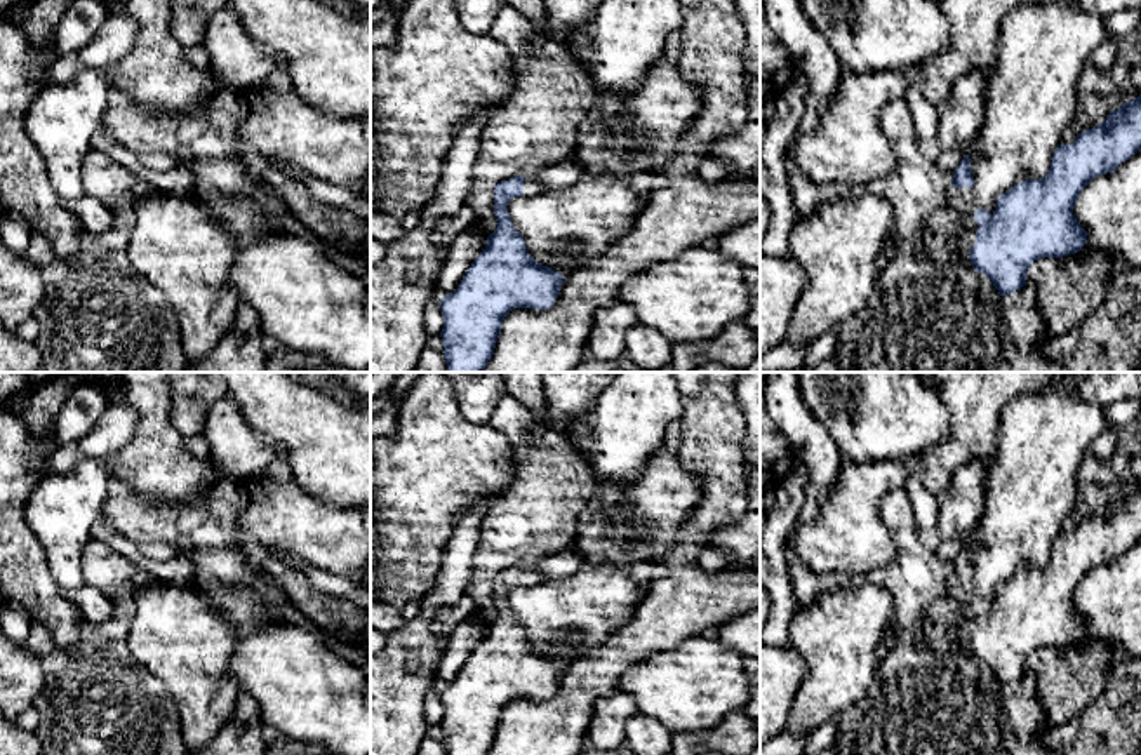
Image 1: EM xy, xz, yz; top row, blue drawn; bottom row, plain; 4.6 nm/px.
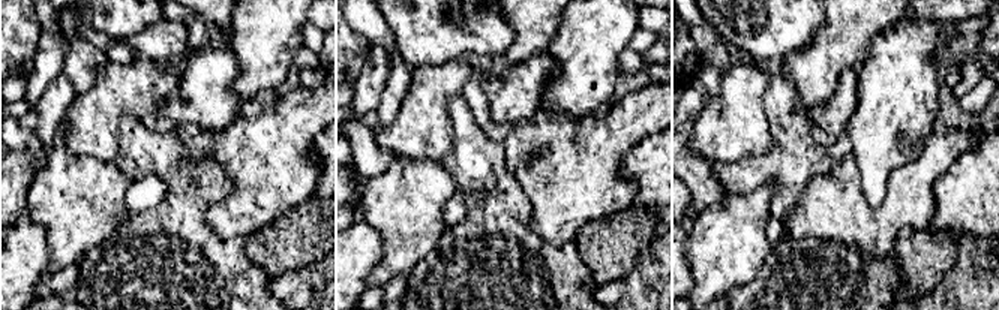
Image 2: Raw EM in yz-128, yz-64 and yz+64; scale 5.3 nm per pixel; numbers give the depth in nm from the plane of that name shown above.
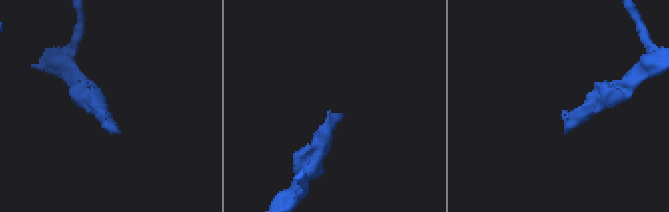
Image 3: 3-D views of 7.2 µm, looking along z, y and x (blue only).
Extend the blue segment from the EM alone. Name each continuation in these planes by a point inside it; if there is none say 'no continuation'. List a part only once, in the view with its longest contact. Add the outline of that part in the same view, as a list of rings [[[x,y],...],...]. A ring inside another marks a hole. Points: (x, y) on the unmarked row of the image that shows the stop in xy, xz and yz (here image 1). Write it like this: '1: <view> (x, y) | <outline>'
1: yz (934, 634) | [[[951,578],[948,595],[955,597],[969,611],[969,618],[955,628],[950,628],[943,618],[925,619],[917,630],[915,644],[932,652],[972,658],[969,638],[974,637],[976,621],[979,619],[974,611],[974,602],[979,598],[974,588],[974,578]]]

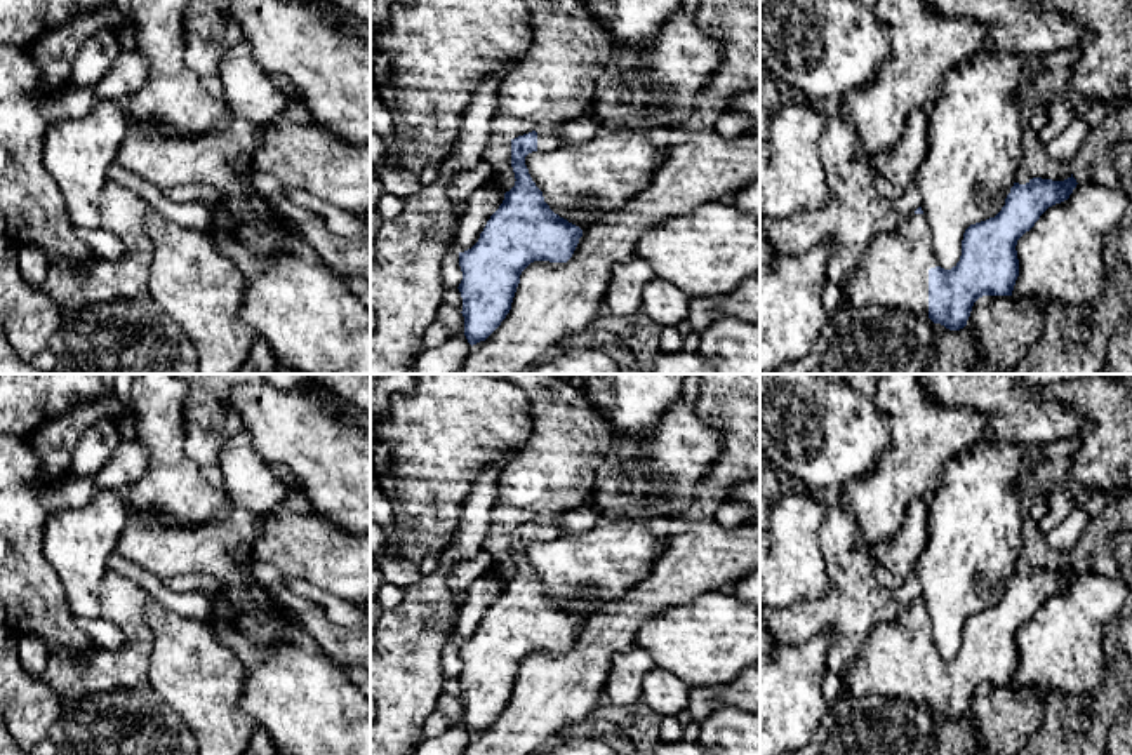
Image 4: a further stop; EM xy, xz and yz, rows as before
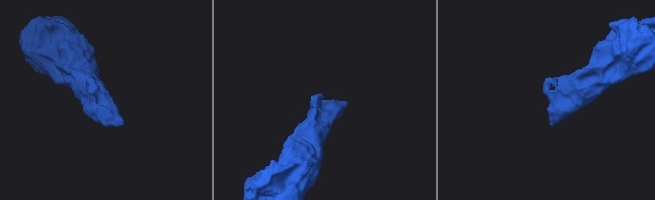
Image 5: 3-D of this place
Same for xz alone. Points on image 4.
1: xz (548, 527) | [[[543,515],[537,522],[537,541],[551,541],[563,536],[562,527],[556,522],[556,515]]]

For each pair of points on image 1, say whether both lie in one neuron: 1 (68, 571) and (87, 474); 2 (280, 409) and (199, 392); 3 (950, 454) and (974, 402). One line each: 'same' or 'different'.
1: same
2: different
3: same

